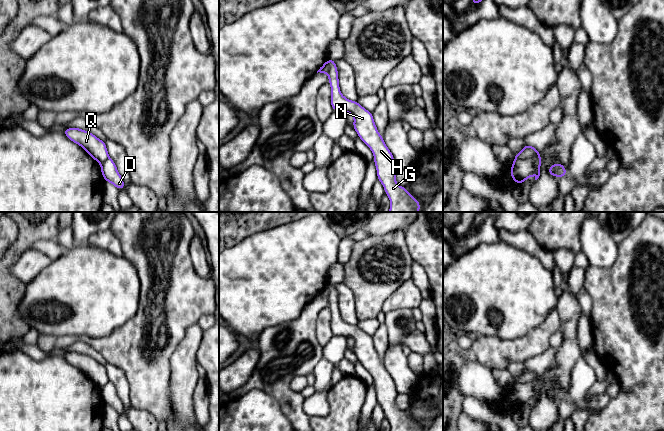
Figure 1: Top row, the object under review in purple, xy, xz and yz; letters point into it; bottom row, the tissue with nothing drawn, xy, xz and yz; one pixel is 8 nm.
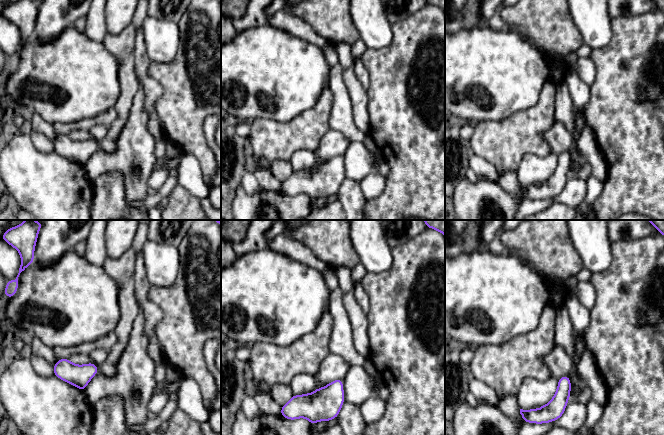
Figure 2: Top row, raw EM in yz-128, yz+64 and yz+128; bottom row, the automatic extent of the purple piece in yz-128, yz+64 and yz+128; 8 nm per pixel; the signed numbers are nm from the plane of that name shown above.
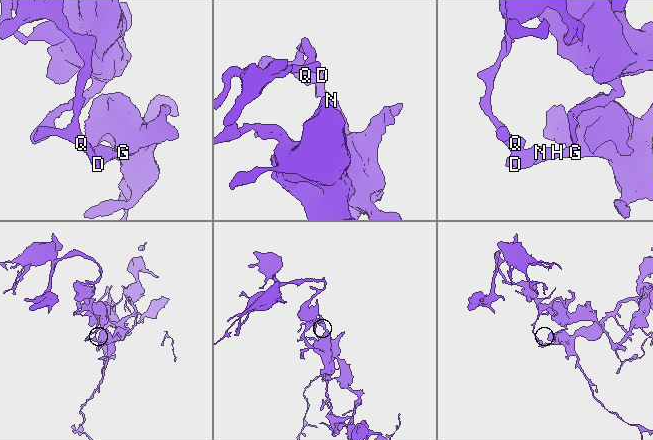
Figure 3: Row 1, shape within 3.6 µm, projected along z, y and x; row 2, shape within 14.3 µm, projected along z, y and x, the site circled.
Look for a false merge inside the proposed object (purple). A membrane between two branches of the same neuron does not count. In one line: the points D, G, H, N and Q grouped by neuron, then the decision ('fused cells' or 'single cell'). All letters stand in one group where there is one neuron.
D G H N / Q | fused cells

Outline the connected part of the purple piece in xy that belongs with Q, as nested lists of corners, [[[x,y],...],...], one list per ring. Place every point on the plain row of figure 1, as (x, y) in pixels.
[[[65,352],[63,356],[69,364],[80,369],[99,388],[109,381],[105,365],[100,364],[91,356],[80,352]]]

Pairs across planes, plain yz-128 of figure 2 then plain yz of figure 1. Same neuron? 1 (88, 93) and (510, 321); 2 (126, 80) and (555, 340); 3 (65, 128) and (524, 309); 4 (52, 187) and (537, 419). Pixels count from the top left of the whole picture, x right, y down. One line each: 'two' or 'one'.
1: one
2: two
3: two
4: two

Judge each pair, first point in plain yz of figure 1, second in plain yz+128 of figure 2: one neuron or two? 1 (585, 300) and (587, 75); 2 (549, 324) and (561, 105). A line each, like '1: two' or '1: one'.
1: one
2: two

